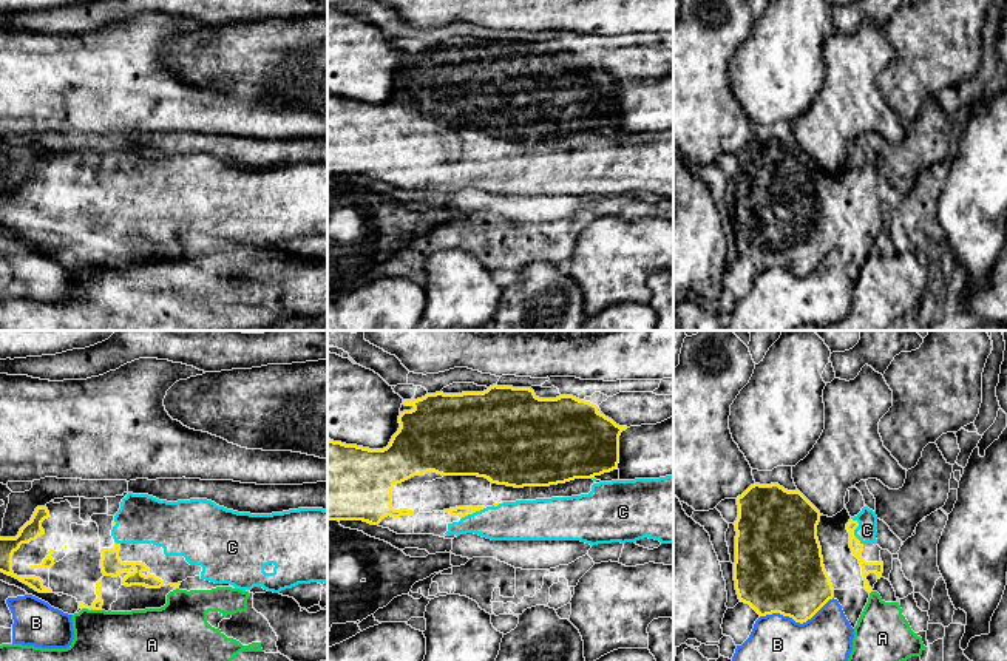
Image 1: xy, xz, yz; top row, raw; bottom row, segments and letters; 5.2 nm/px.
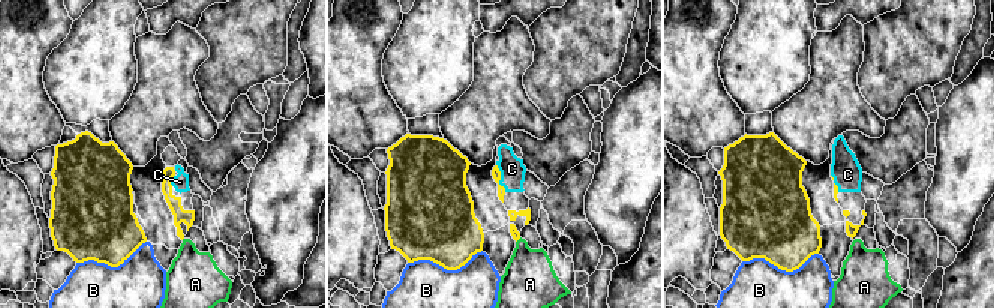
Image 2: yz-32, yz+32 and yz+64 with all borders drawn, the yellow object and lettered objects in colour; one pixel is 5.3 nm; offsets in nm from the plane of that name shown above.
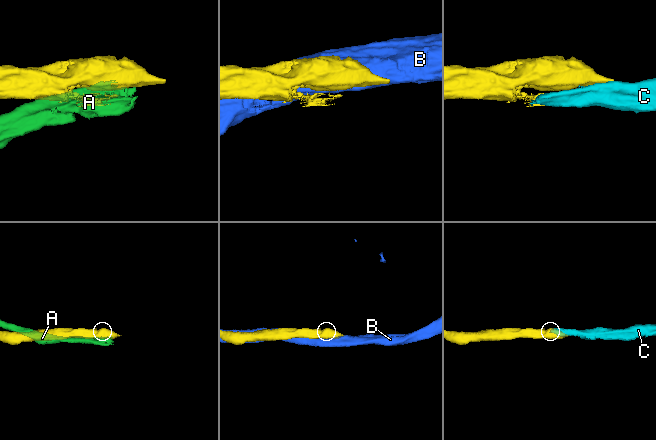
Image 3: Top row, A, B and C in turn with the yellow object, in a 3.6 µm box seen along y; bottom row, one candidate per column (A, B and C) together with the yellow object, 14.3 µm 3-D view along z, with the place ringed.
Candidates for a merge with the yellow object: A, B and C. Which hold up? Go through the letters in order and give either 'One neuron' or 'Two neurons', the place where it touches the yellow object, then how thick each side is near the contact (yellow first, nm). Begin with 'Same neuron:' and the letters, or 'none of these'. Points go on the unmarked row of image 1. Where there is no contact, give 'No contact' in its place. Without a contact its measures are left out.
Same neuron: C
A: Two neurons. Touches yellow at xy (98, 263). Thickness 50 nm (yellow) against 440 nm
B: Two neurons. Touches yellow at yz (796, 275). Thickness 400 nm (yellow) against 320 nm
C: One neuron. Touches yellow at yz (854, 183). Thickness 70 nm (yellow) against 110 nm

